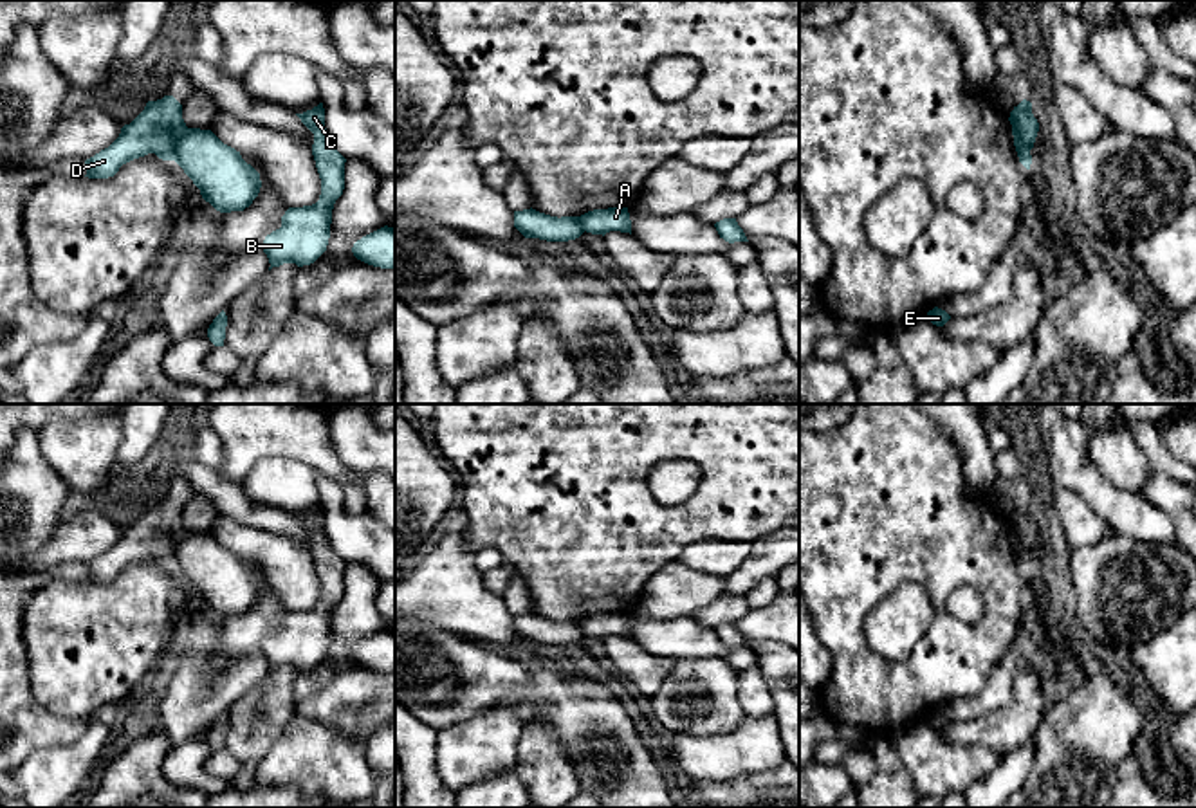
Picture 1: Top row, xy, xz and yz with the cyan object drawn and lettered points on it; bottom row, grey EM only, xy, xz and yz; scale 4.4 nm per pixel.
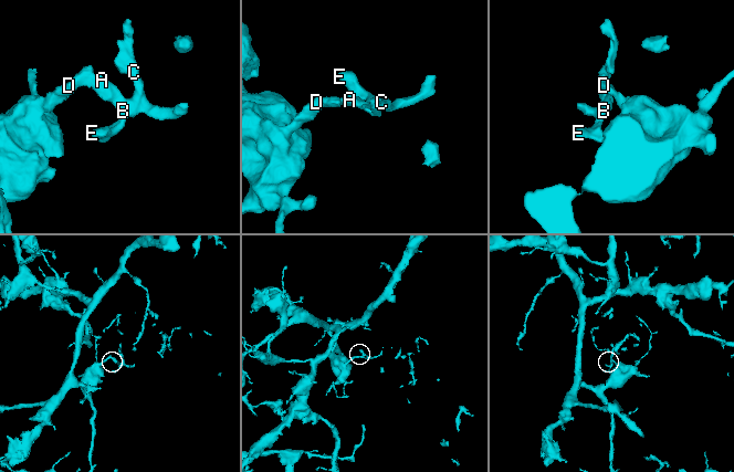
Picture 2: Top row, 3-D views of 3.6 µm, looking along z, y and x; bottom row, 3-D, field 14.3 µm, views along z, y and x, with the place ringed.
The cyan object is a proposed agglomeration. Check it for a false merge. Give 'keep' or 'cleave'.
cleave

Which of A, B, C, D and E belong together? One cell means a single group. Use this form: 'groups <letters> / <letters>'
groups A B C E / D

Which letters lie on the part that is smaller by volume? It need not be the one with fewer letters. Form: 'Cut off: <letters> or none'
Cut off: A, B, C, E

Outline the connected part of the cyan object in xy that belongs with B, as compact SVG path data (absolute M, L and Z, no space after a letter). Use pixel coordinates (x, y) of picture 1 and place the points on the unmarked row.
M323 507L296 519L314 537L312 559L321 583L321 599L312 610L289 611L281 620L281 631L265 640L262 653L269 662L269 675L283 667L310 669L327 655L332 613L345 593L346 563L327 537Z

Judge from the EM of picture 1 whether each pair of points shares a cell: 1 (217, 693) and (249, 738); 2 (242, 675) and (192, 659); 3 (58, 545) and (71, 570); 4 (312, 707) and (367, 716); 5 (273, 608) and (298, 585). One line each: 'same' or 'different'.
1: different
2: same
3: different
4: same
5: different

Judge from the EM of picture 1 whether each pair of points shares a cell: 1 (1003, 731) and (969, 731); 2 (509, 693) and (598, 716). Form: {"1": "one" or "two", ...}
{"1": "one", "2": "one"}

